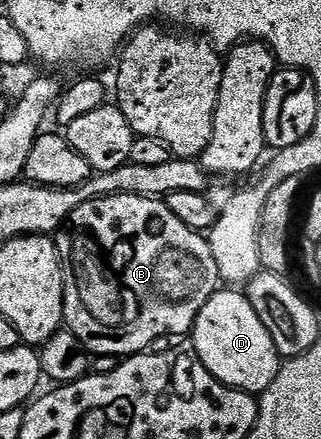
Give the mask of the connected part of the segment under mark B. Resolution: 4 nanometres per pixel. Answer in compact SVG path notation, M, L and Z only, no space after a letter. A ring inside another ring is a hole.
M105 195L101 199L92 199L75 213L71 213L68 224L62 226L55 239L57 251L61 254L61 265L65 268L65 322L64 326L94 356L97 355L117 355L116 357L128 357L138 353L145 353L156 339L161 339L164 335L185 335L188 336L193 329L193 323L199 317L203 305L219 290L222 282L219 269L215 265L215 257L209 248L209 240L200 231L192 231L175 213L171 213L168 202L161 199L148 199L147 197L135 197L134 195Z

